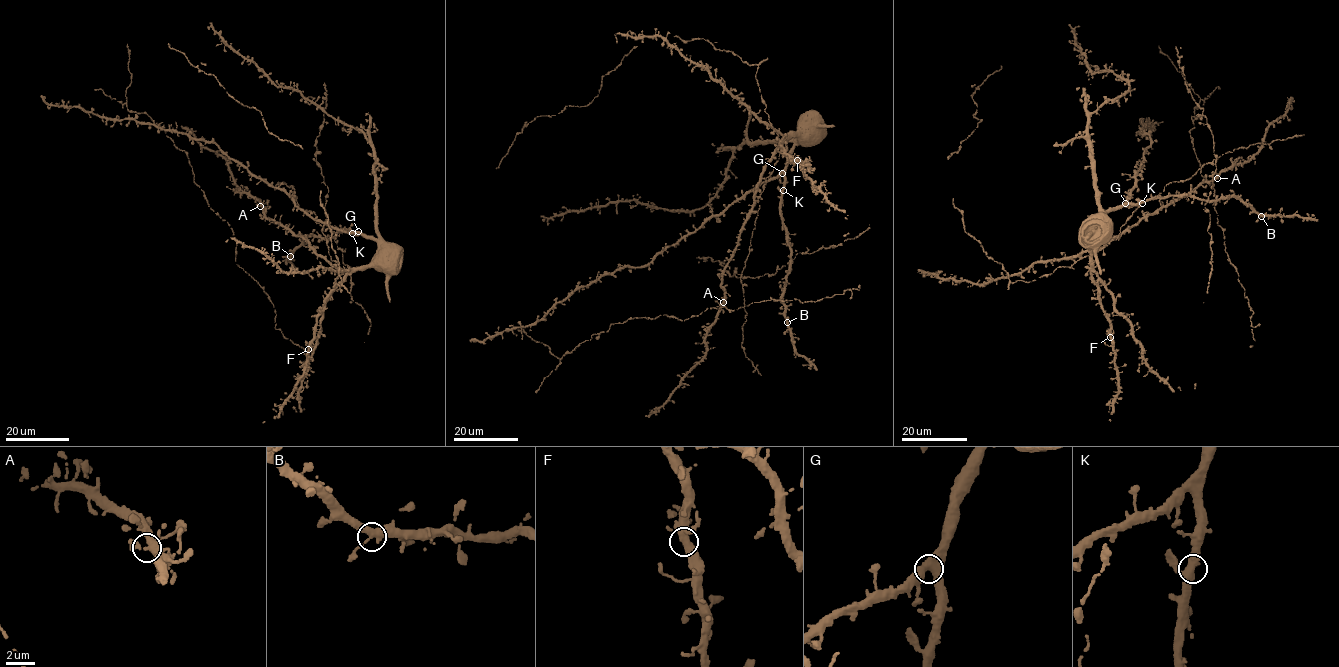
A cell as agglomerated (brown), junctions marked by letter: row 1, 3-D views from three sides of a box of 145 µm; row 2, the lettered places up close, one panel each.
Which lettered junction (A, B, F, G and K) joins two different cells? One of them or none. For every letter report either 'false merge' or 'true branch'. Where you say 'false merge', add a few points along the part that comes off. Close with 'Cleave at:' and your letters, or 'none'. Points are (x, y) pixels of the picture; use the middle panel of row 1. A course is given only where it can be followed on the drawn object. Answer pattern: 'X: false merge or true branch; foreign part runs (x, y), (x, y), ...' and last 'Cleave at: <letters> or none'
A: true branch
B: true branch
F: true branch
G: true branch
K: true branch
Cleave at: none

